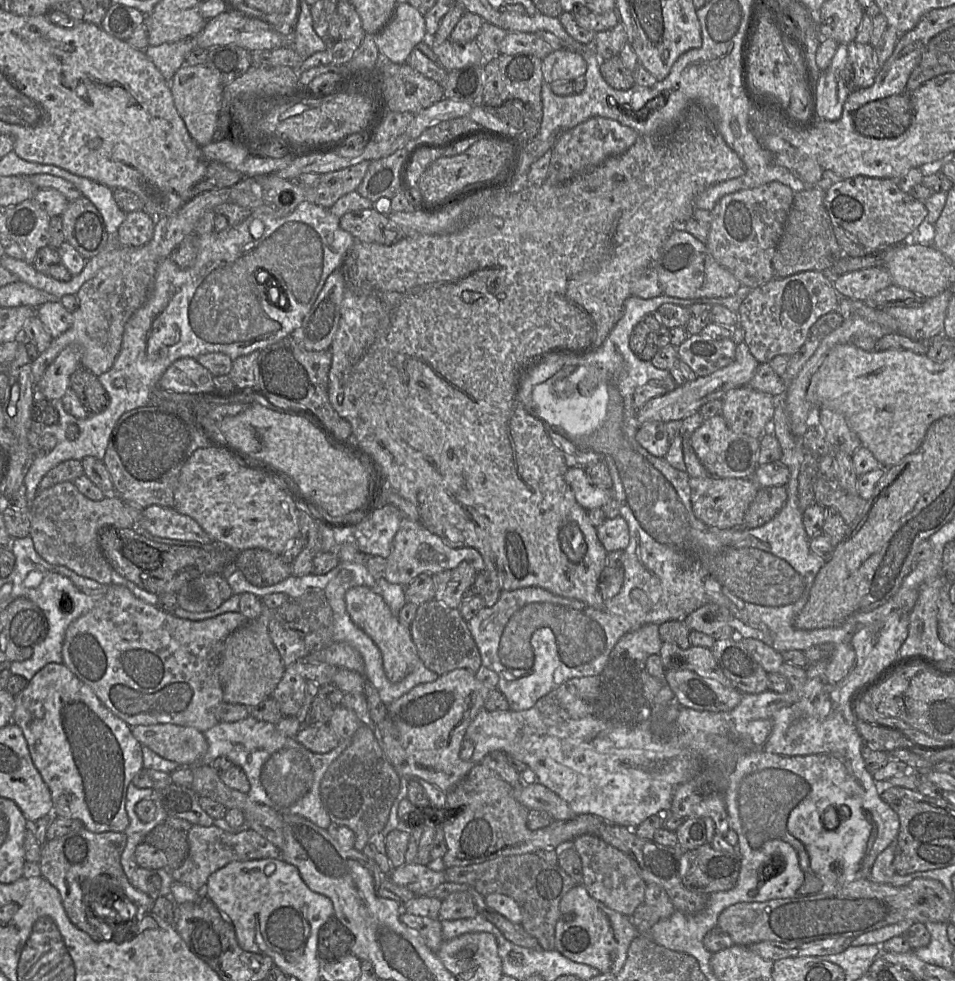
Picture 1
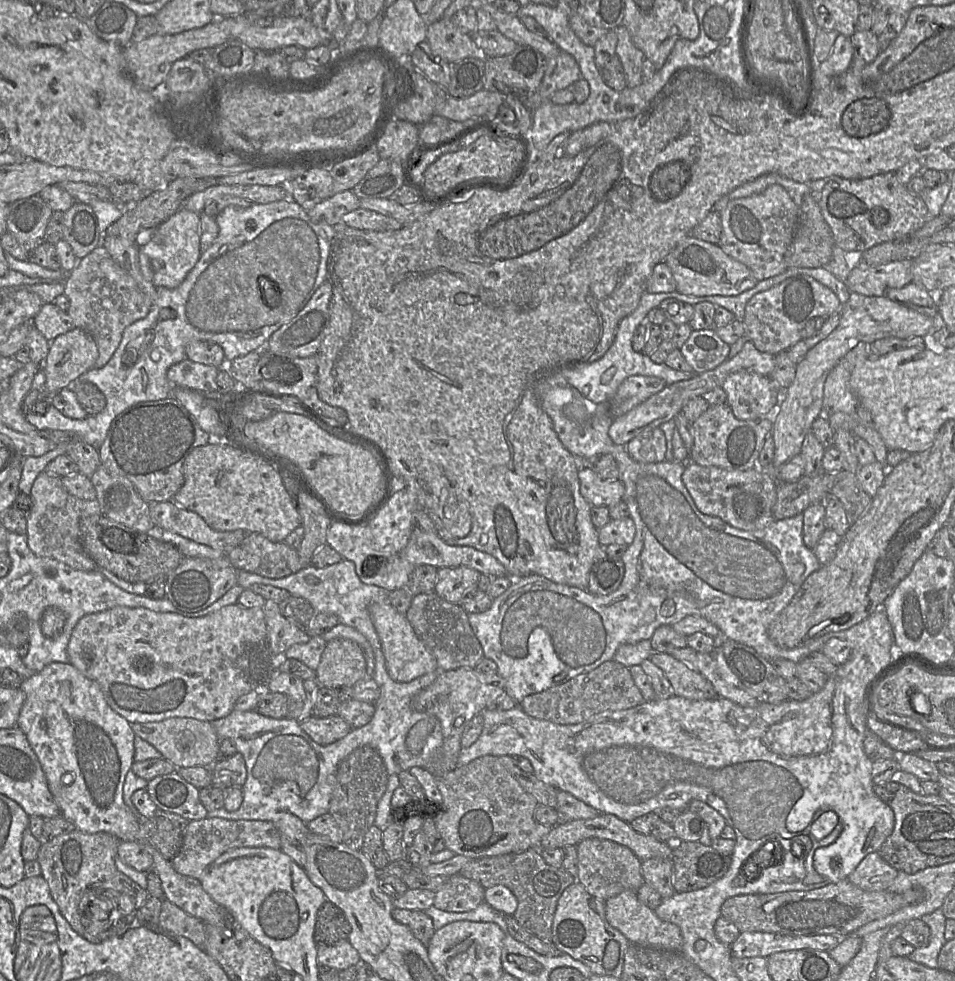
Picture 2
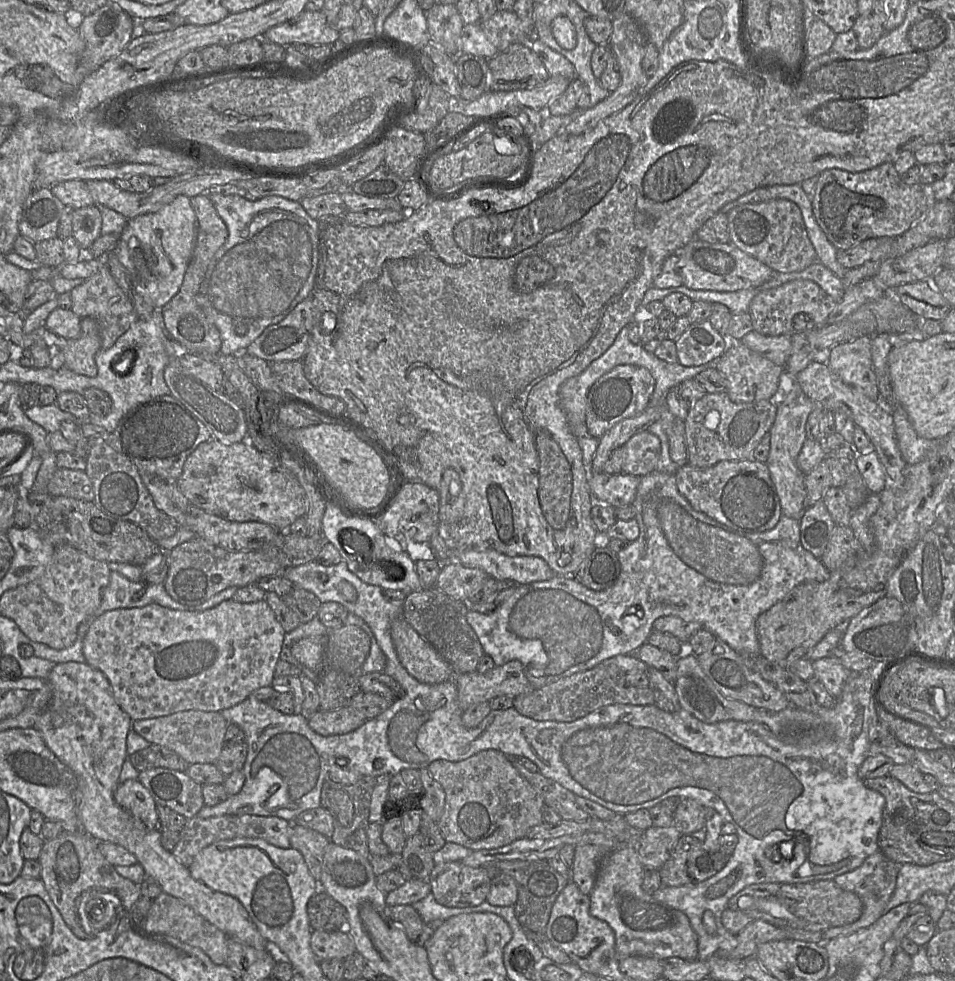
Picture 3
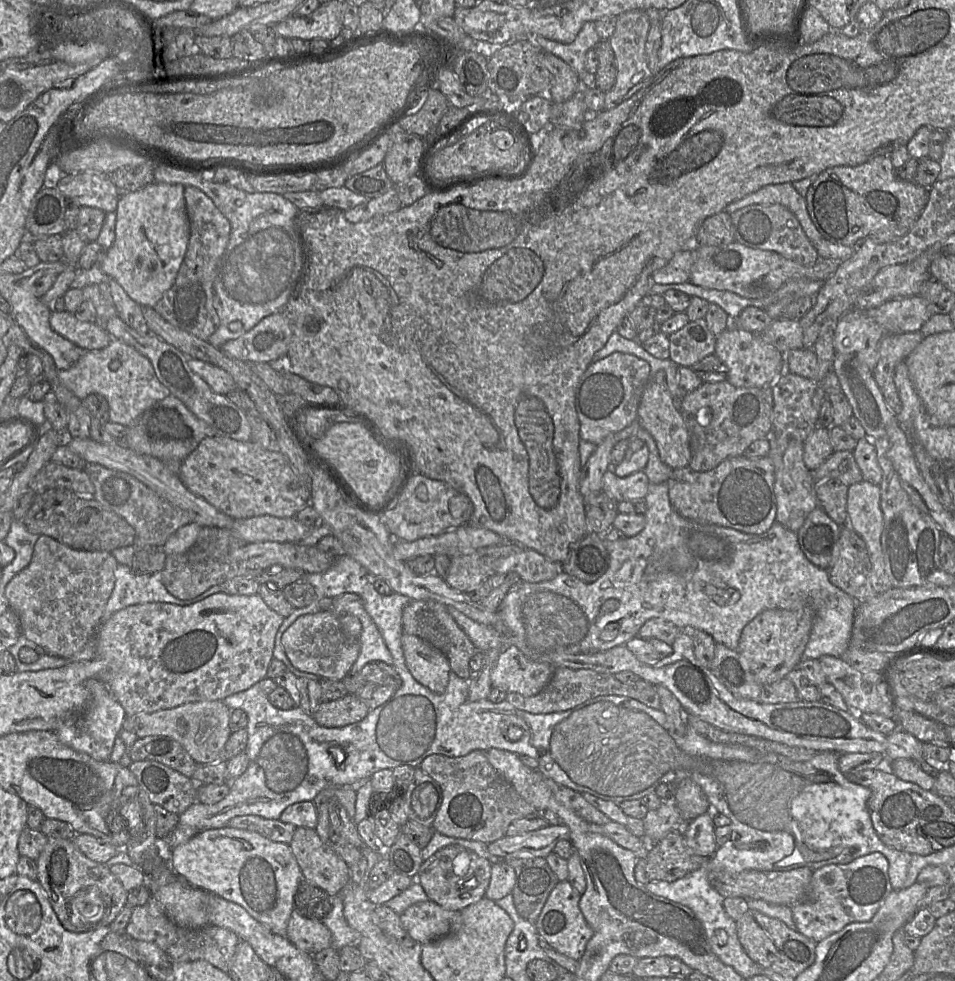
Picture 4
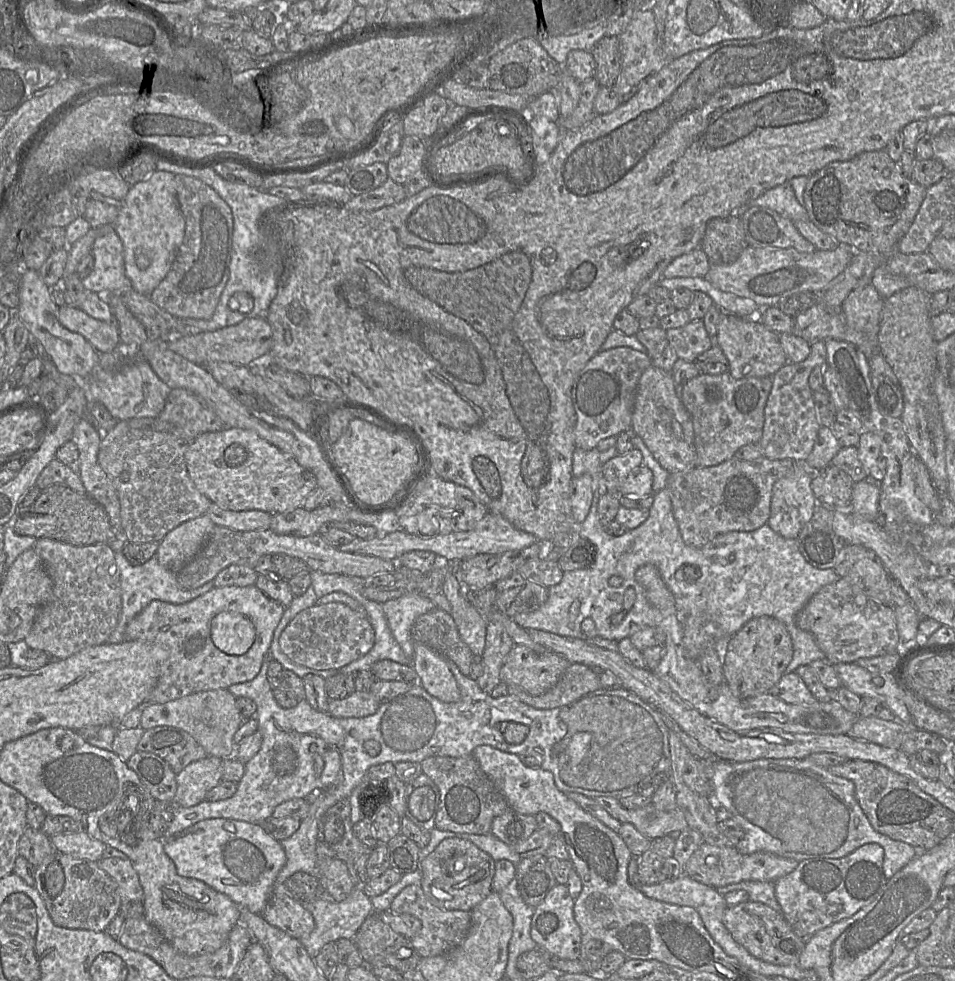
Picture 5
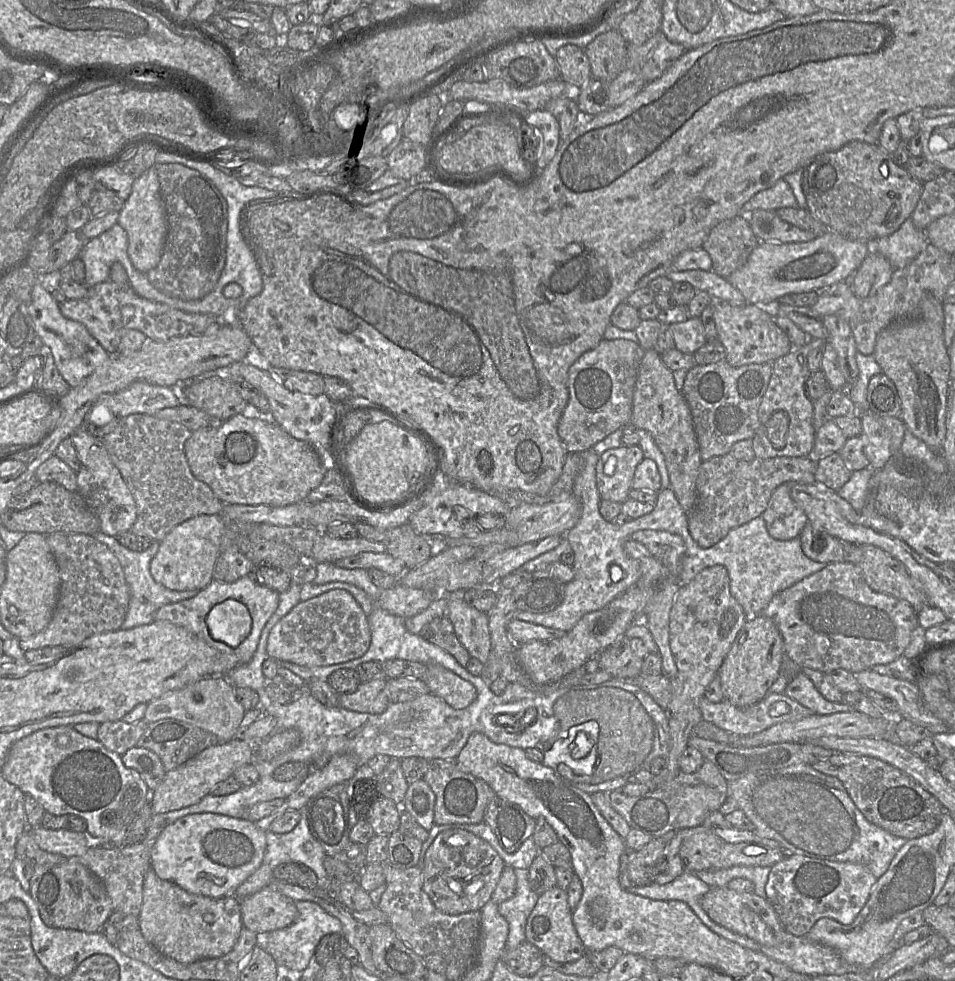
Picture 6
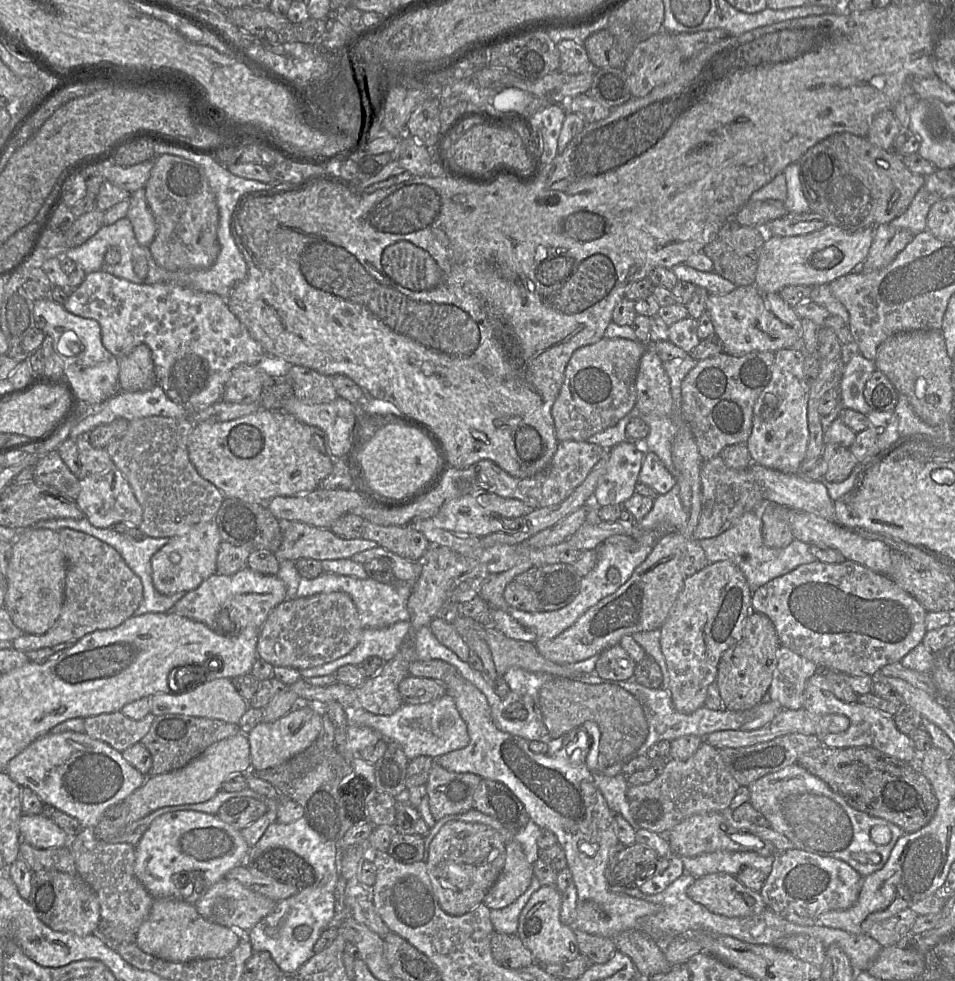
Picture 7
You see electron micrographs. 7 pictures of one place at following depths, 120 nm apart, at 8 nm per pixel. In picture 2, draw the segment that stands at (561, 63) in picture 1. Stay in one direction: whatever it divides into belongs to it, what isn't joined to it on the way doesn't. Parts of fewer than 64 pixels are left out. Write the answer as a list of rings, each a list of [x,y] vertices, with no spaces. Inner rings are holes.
[[[560,50],[556,56],[545,59],[546,70],[538,88],[542,100],[550,100],[556,91],[573,85],[582,78],[579,65],[571,54]]]

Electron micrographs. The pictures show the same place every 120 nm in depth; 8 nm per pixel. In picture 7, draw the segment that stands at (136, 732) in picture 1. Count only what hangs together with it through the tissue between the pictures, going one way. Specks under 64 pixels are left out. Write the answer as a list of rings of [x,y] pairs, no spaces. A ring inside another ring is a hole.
[[[219,678],[219,679],[215,679],[215,680],[211,680],[205,683],[202,683],[200,685],[198,685],[197,687],[195,687],[194,689],[191,687],[189,689],[173,689],[173,690],[183,690],[183,693],[180,694],[172,694],[172,693],[157,693],[154,694],[150,697],[150,702],[151,702],[151,713],[154,716],[161,716],[161,715],[165,715],[165,714],[181,714],[181,715],[186,715],[186,716],[195,716],[195,717],[204,717],[204,718],[210,718],[210,719],[217,719],[217,720],[222,720],[228,723],[233,723],[233,724],[238,724],[241,717],[243,716],[243,714],[247,711],[247,709],[249,708],[248,705],[248,701],[246,701],[235,689],[231,679],[229,678]]]

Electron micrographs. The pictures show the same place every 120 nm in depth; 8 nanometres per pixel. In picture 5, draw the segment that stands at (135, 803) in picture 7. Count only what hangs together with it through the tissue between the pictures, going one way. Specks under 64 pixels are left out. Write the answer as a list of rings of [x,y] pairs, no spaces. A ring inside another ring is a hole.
[[[207,756],[187,765],[176,774],[177,791],[173,799],[176,807],[191,807],[206,799],[207,793],[222,780],[222,761]]]

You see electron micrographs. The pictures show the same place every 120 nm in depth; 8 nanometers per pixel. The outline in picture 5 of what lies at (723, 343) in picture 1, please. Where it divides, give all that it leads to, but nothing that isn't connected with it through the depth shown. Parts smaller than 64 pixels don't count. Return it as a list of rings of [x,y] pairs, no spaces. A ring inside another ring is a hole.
[[[702,319],[689,321],[680,328],[668,329],[666,335],[677,356],[688,362],[695,362],[700,354],[715,344],[714,338],[707,333]]]

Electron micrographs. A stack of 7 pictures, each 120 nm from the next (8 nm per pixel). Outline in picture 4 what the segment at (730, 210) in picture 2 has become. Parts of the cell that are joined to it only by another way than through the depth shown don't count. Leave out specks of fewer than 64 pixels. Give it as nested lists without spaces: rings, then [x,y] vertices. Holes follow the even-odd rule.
[[[780,204],[751,205],[730,214],[735,242],[747,247],[773,251],[803,266],[812,266],[819,255],[803,231],[798,219]]]

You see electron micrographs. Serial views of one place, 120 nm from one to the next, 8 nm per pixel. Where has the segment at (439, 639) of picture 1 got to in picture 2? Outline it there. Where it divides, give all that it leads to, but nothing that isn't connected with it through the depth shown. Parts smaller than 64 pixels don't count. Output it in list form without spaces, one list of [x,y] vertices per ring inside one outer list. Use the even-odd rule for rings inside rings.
[[[435,592],[413,596],[405,615],[417,637],[434,656],[438,671],[458,668],[476,668],[484,657],[483,648],[468,620],[468,613],[461,604],[450,603]]]

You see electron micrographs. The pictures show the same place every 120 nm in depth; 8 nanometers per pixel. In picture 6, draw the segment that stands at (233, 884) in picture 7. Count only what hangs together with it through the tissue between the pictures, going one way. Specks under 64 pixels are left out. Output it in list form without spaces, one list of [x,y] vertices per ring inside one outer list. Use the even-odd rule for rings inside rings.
[[[272,886],[240,900],[243,926],[261,938],[265,933],[283,929],[298,918],[295,901]]]

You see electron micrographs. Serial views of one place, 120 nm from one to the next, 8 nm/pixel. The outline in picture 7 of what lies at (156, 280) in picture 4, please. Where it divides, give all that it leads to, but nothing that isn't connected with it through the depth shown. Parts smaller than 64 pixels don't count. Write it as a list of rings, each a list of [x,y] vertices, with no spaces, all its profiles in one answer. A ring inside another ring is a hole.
[[[141,188],[131,194],[130,206],[126,218],[132,224],[138,243],[149,248],[156,235],[156,224],[147,204],[145,189]]]

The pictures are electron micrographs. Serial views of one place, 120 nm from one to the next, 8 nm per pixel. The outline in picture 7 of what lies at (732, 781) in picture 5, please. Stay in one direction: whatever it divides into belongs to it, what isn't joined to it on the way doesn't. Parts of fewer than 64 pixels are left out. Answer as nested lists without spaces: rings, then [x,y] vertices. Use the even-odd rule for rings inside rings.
[[[798,764],[766,774],[748,786],[749,802],[769,822],[769,827],[786,836],[794,848],[822,857],[842,860],[862,877],[884,867],[891,850],[904,831],[897,825],[852,808],[844,798],[833,792],[821,779],[813,776]],[[872,827],[888,827],[891,840],[884,845],[875,844],[870,837]],[[865,852],[868,863],[854,860],[852,853]]]

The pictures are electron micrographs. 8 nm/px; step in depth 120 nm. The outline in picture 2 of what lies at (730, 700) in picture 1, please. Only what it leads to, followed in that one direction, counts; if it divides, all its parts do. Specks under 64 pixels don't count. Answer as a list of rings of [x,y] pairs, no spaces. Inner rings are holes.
[[[654,651],[649,658],[665,673],[673,688],[674,696],[692,700],[709,700],[719,697],[708,679],[669,653]]]

